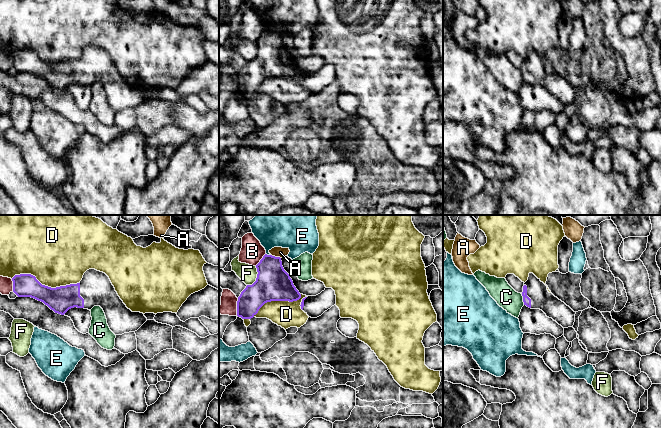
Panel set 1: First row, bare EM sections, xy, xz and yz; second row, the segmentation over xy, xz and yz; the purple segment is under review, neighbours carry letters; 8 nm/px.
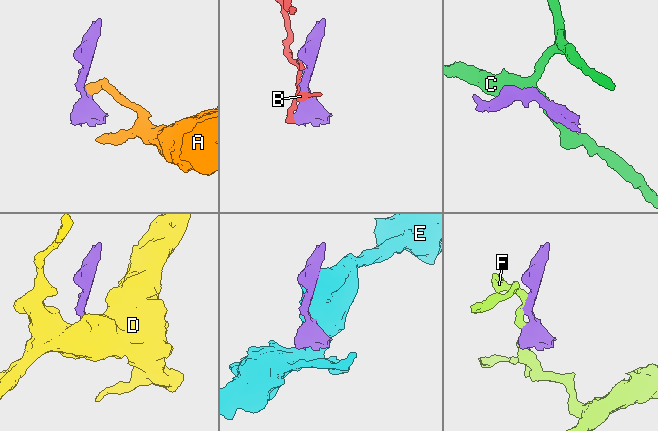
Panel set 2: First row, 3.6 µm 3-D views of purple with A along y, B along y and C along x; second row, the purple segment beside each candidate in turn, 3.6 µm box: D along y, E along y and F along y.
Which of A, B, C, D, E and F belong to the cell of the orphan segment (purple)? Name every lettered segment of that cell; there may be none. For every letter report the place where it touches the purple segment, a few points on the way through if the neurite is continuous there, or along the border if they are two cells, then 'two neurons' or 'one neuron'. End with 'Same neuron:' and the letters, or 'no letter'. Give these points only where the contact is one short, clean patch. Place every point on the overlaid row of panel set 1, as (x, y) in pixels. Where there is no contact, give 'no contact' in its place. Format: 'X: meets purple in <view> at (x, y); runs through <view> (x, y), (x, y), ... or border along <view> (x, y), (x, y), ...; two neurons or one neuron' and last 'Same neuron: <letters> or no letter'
A: meets purple in xz at (276, 257); border along xz (271, 254), (280, 258); two neurons
B: meets purple in xz at (237, 307); two neurons
C: meets purple in yz at (523, 299); border along yz (521, 294), (524, 304); two neurons
D: meets purple in xz at (279, 300); two neurons
E: meets purple in xz at (268, 255); two neurons
F: meets purple in xz at (257, 277); two neurons
Same neuron: no letter

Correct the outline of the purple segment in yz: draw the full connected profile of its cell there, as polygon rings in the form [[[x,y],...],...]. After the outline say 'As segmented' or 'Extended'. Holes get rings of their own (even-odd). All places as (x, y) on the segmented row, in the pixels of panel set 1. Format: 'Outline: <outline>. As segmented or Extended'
Outline: [[[529,273],[528,280],[524,283],[522,296],[527,307],[542,310],[563,328],[573,327],[576,312],[549,293],[547,286],[533,273]]]. Extended

